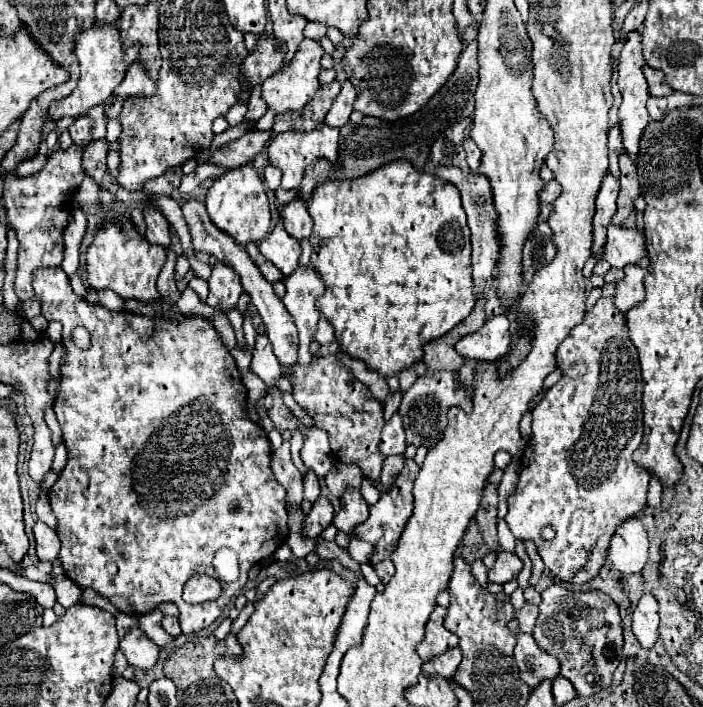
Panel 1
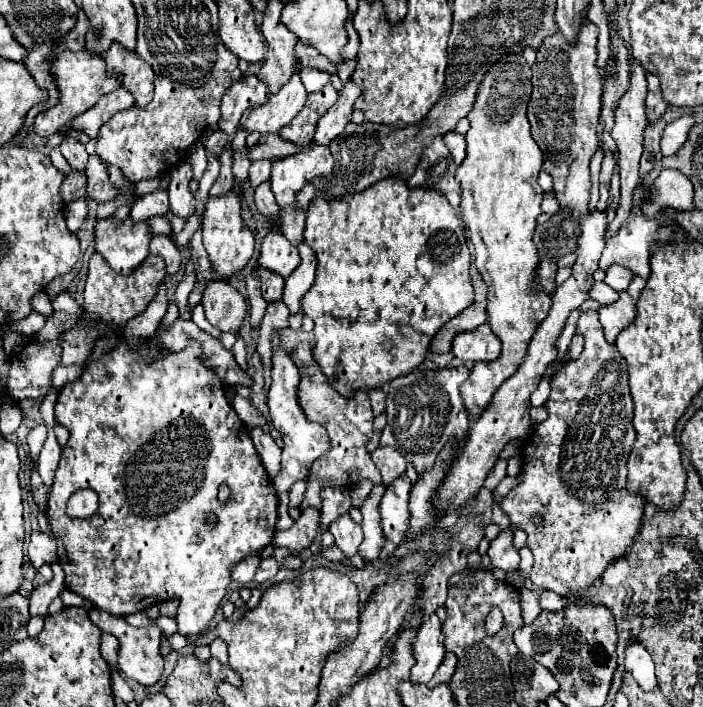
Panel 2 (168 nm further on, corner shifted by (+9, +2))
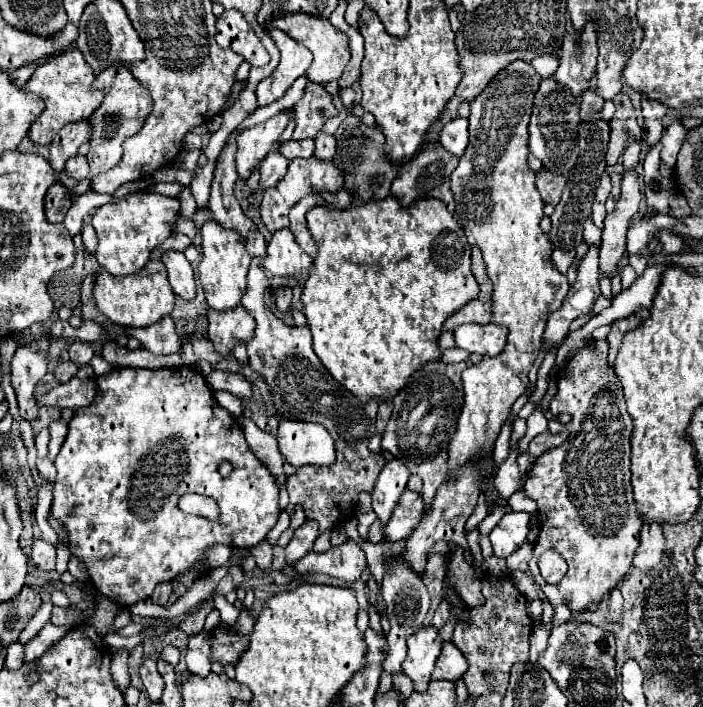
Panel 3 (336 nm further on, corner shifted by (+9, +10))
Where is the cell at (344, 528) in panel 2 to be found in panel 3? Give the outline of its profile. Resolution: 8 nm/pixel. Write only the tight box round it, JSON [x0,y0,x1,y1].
[292,538,366,582]

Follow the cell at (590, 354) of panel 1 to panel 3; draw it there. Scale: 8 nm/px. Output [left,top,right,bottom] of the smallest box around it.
[524,340,642,610]

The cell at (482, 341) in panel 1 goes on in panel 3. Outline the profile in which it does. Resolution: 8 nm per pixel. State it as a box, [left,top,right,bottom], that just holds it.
[454,322,508,356]

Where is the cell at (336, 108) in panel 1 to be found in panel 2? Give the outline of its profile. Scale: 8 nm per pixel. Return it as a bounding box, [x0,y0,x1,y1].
[312,82,362,146]

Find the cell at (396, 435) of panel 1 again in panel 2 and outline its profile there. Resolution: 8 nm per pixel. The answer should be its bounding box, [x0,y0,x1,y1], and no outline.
[372,448,406,488]

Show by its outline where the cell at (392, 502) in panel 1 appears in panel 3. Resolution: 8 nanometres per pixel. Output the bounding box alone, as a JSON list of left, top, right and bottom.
[384,488,422,542]

